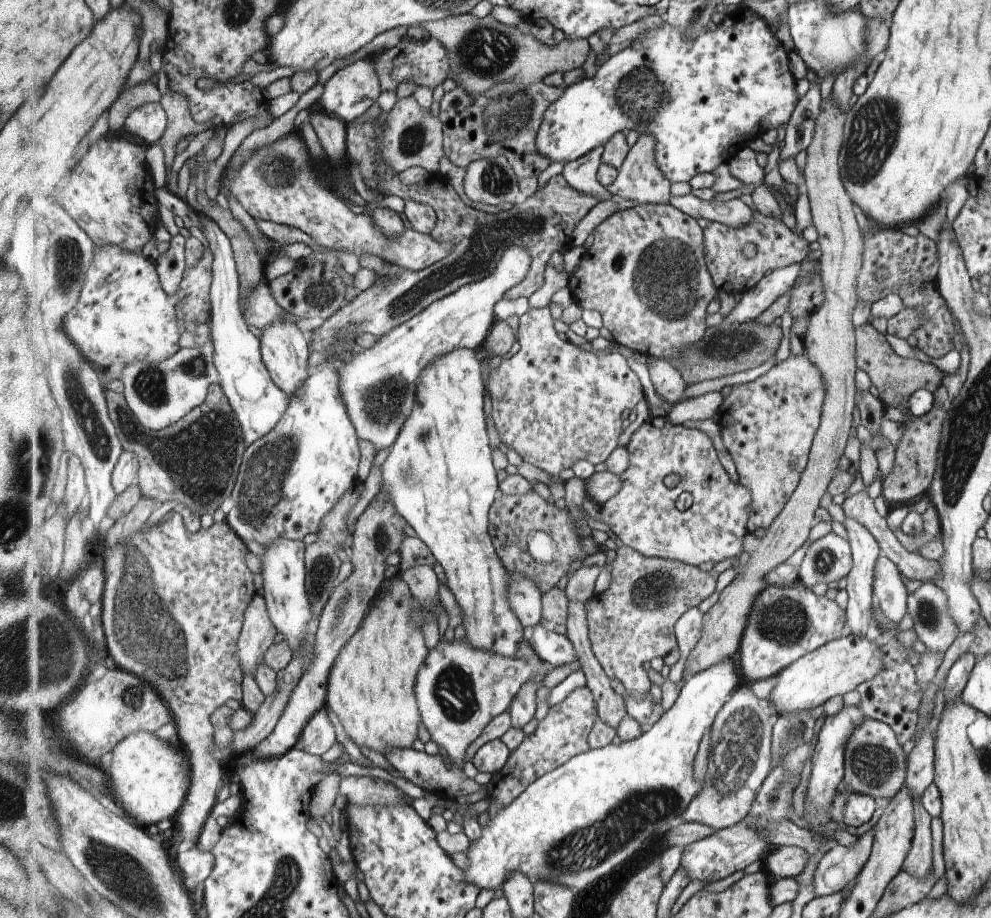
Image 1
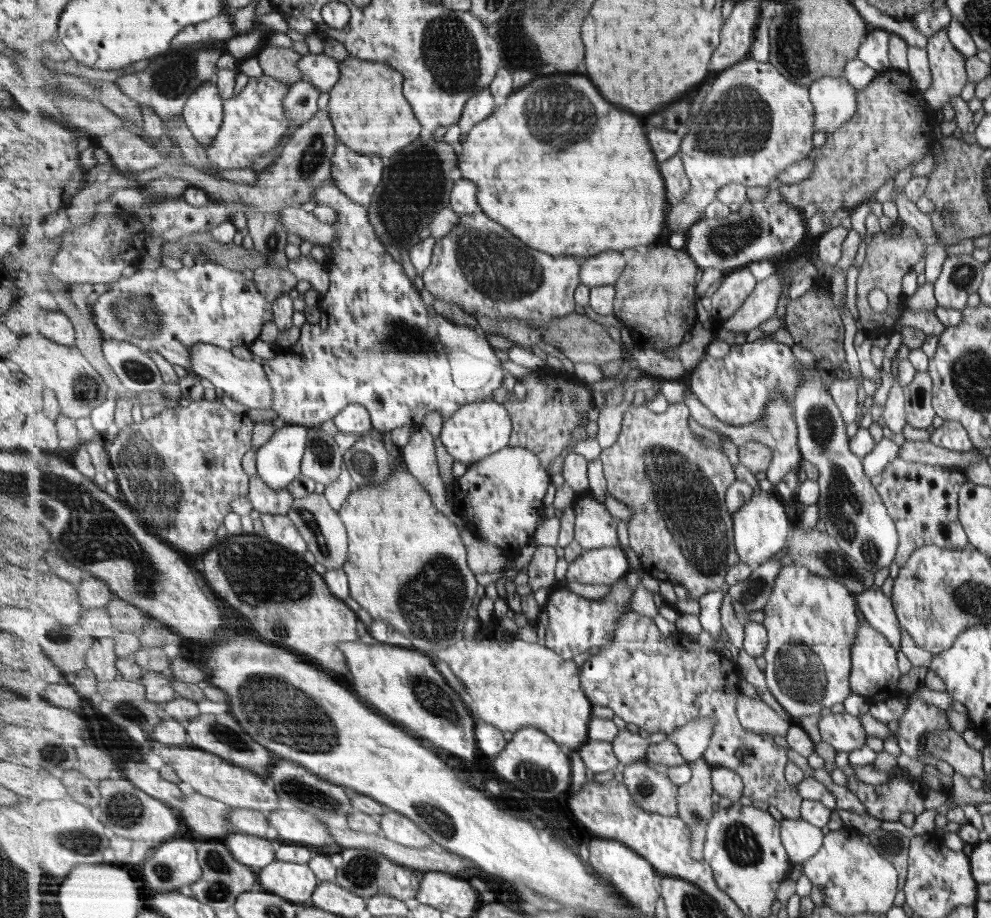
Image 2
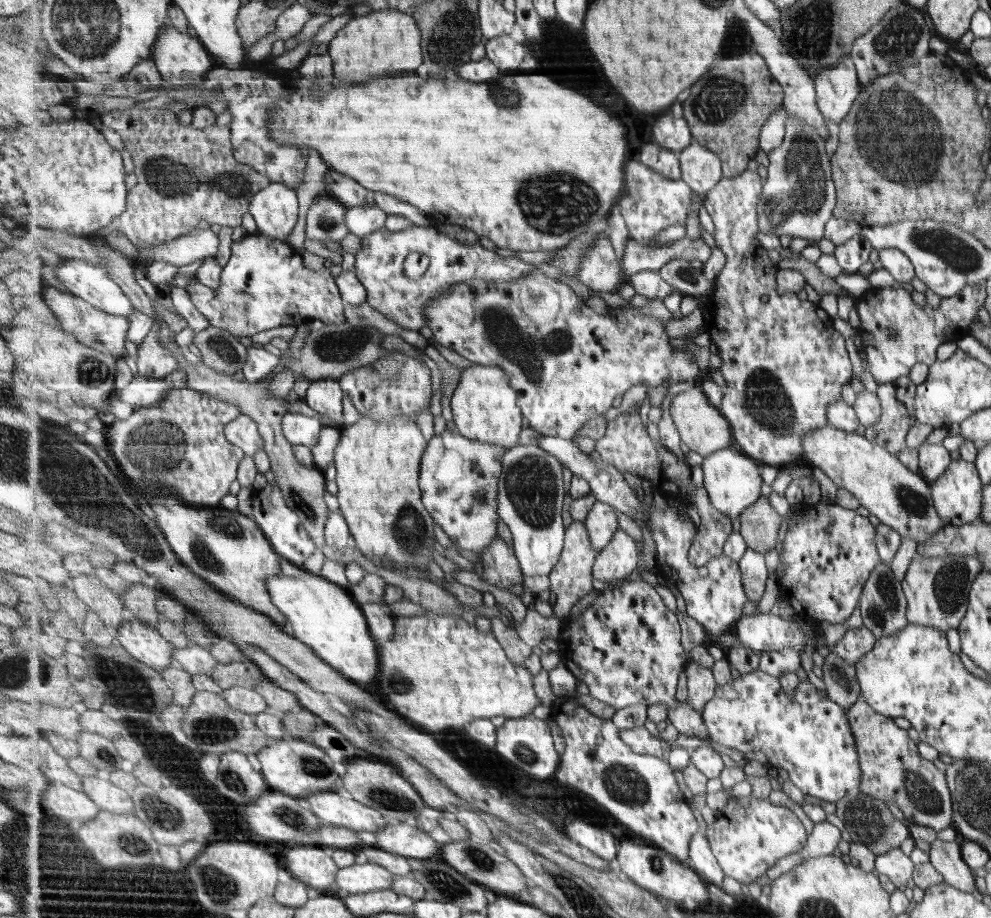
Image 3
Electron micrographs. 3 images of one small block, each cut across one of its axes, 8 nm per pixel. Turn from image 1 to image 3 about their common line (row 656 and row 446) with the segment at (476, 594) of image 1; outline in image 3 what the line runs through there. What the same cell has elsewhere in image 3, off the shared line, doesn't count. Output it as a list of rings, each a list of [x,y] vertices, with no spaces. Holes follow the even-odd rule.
[[[472,363],[464,369],[452,398],[452,411],[455,426],[462,435],[473,440],[499,443],[507,450],[519,445],[518,438],[526,427],[524,413],[518,402],[518,392],[500,366]]]

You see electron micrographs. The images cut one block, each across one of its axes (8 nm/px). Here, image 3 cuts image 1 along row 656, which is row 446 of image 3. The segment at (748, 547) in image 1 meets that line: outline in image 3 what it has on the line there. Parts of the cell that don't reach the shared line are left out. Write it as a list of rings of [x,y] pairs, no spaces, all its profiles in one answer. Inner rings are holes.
[[[689,384],[686,390],[677,393],[672,399],[670,411],[679,429],[682,442],[685,442],[691,451],[706,457],[712,455],[715,450],[731,447],[733,433],[728,418],[725,418],[720,409],[710,403],[708,396],[699,387]]]

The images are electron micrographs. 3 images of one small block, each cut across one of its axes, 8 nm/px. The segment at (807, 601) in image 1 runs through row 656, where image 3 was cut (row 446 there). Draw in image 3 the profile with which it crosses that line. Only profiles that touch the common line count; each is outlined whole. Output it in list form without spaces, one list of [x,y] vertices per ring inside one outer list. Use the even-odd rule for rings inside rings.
[[[746,171],[745,173],[735,176],[733,178],[722,179],[715,188],[705,195],[704,204],[706,211],[711,216],[714,223],[714,235],[717,247],[725,254],[726,263],[721,272],[716,276],[713,288],[713,293],[705,304],[704,315],[706,316],[706,331],[711,336],[711,340],[717,350],[719,351],[722,360],[719,368],[724,380],[726,382],[726,391],[724,393],[724,401],[719,408],[725,418],[728,418],[732,426],[733,437],[737,444],[742,448],[743,452],[751,458],[756,459],[761,464],[779,467],[787,465],[790,462],[805,462],[804,458],[804,436],[813,429],[820,429],[822,426],[828,425],[828,406],[833,401],[840,401],[841,388],[845,384],[851,382],[852,370],[851,360],[849,360],[849,352],[847,352],[847,344],[845,344],[845,337],[835,330],[833,326],[833,318],[819,307],[819,304],[805,302],[797,296],[796,292],[787,291],[781,294],[778,290],[778,274],[780,269],[777,264],[773,264],[769,250],[761,246],[761,242],[757,240],[757,234],[760,232],[760,214],[758,211],[762,196],[764,196],[764,179],[757,174],[757,172]]]

